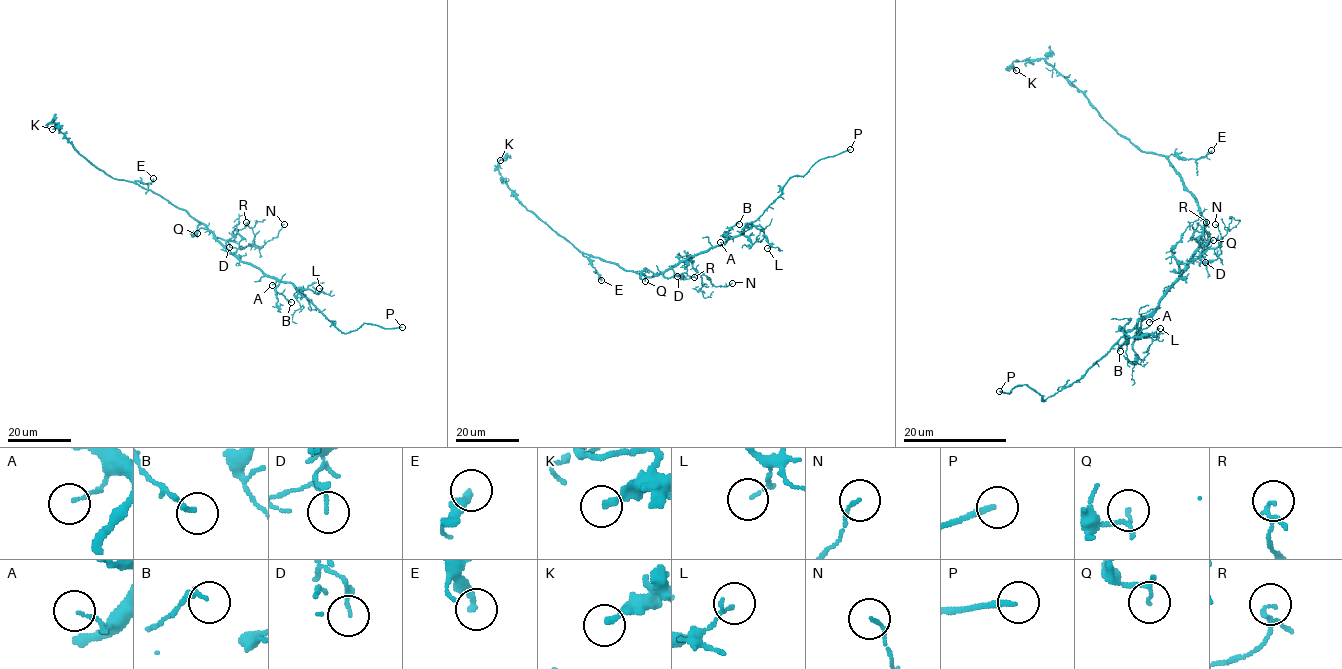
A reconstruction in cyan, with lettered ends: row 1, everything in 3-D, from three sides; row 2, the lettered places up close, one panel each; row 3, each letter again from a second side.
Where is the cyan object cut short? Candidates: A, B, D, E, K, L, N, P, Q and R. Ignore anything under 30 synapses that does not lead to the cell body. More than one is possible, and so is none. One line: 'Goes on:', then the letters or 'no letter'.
Goes on: P

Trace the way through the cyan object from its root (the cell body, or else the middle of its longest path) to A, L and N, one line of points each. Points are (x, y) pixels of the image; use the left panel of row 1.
A: (213, 235), (241, 261), (250, 262), (272, 277), (276, 282), (272, 285)
L: (213, 235), (241, 261), (290, 282), (296, 289), (317, 293), (319, 288)
N: (213, 235), (234, 253), (248, 245), (261, 247), (277, 236), (284, 224)

